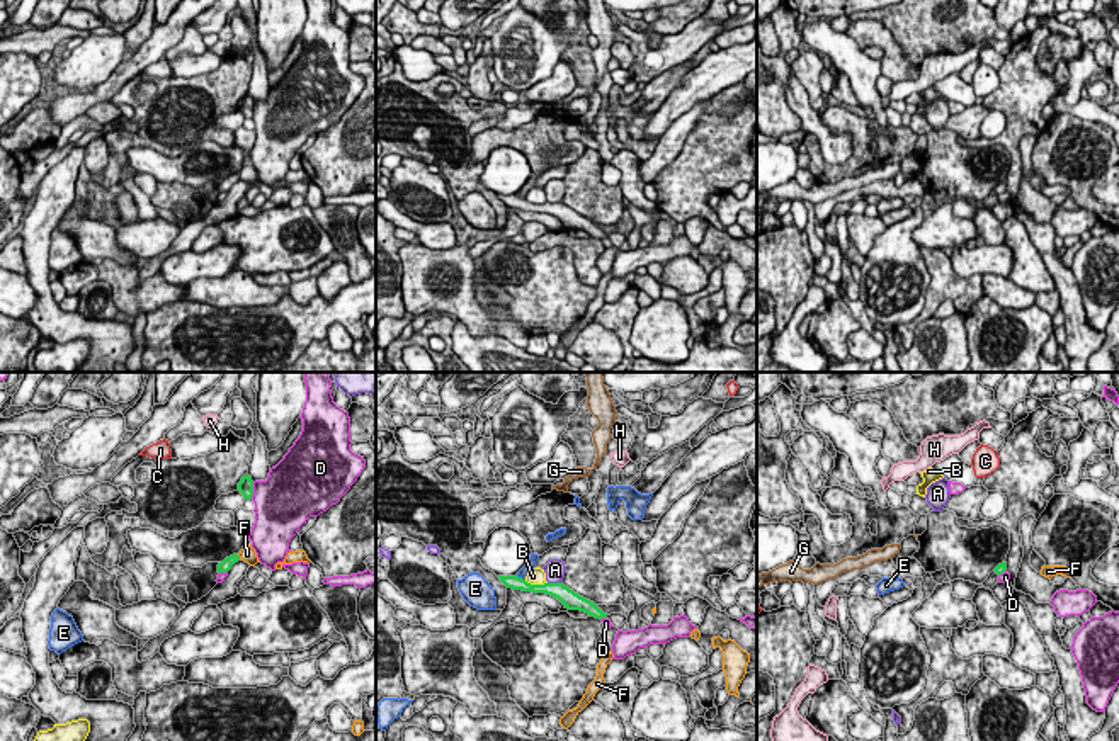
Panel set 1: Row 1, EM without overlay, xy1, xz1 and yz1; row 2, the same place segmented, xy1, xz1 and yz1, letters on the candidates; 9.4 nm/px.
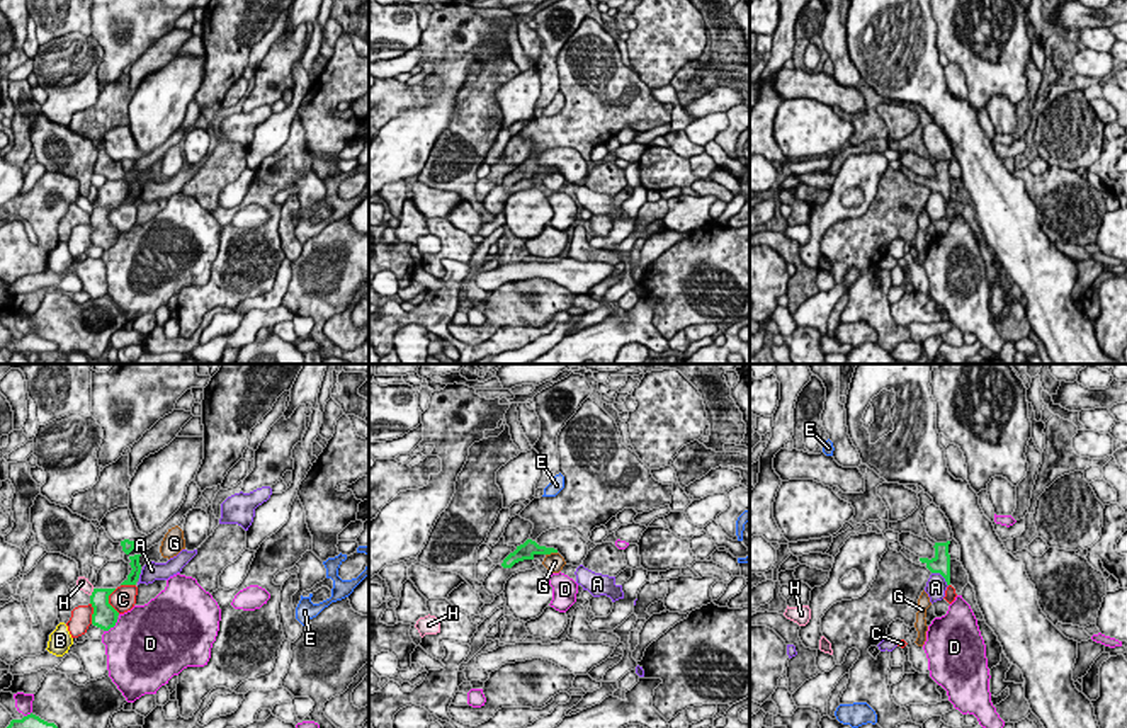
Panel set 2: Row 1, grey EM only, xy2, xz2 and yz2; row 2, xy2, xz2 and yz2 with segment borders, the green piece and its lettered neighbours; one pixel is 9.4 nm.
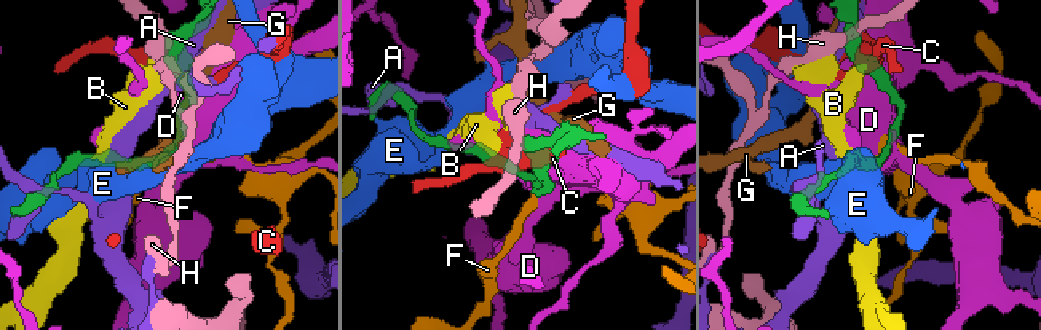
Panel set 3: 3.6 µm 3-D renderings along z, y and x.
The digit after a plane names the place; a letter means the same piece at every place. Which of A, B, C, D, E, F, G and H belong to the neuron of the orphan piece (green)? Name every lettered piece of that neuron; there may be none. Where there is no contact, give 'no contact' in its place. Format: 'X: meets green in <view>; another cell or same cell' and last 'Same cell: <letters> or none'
A: meets green in yz2; another cell
B: meets green in xz1; another cell
C: meets green in xy2; another cell
D: meets green in xy2; another cell
E: meets green in xz1; another cell
F: meets green in xy1; another cell
G: meets green in xz2; another cell
H: meets green in xy2; another cell
Same cell: none

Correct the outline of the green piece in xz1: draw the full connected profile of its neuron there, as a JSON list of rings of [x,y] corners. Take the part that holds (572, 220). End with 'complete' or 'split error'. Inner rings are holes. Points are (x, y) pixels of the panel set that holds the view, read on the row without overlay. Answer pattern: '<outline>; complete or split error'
[[[517,194],[498,195],[498,197],[507,207],[532,211],[532,212],[546,212],[558,218],[568,229],[580,229],[600,240],[607,238],[607,233],[604,233],[594,221],[580,216],[563,202],[531,204],[525,199],[519,197]]]; complete

